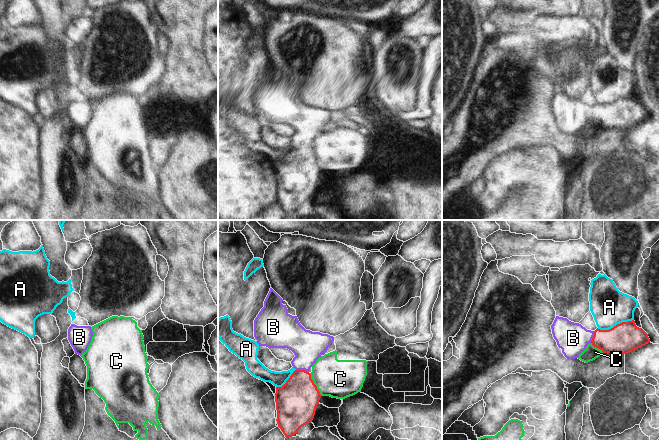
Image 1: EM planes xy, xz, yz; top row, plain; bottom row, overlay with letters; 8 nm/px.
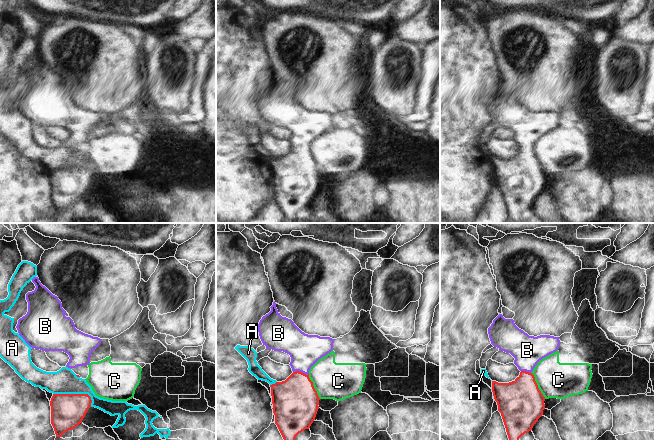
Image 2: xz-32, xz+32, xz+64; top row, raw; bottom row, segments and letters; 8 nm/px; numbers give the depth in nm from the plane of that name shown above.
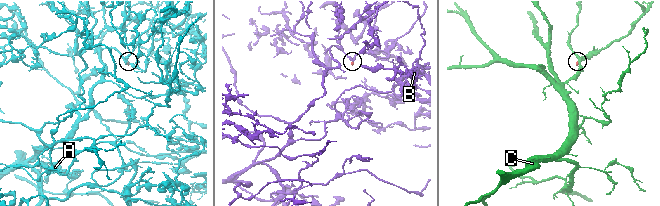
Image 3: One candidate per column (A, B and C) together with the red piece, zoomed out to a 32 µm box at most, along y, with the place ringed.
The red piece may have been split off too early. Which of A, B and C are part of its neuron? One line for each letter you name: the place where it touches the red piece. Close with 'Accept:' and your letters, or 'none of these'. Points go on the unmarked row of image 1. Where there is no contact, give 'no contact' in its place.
B: contact xz (302, 146)
Accept: B

